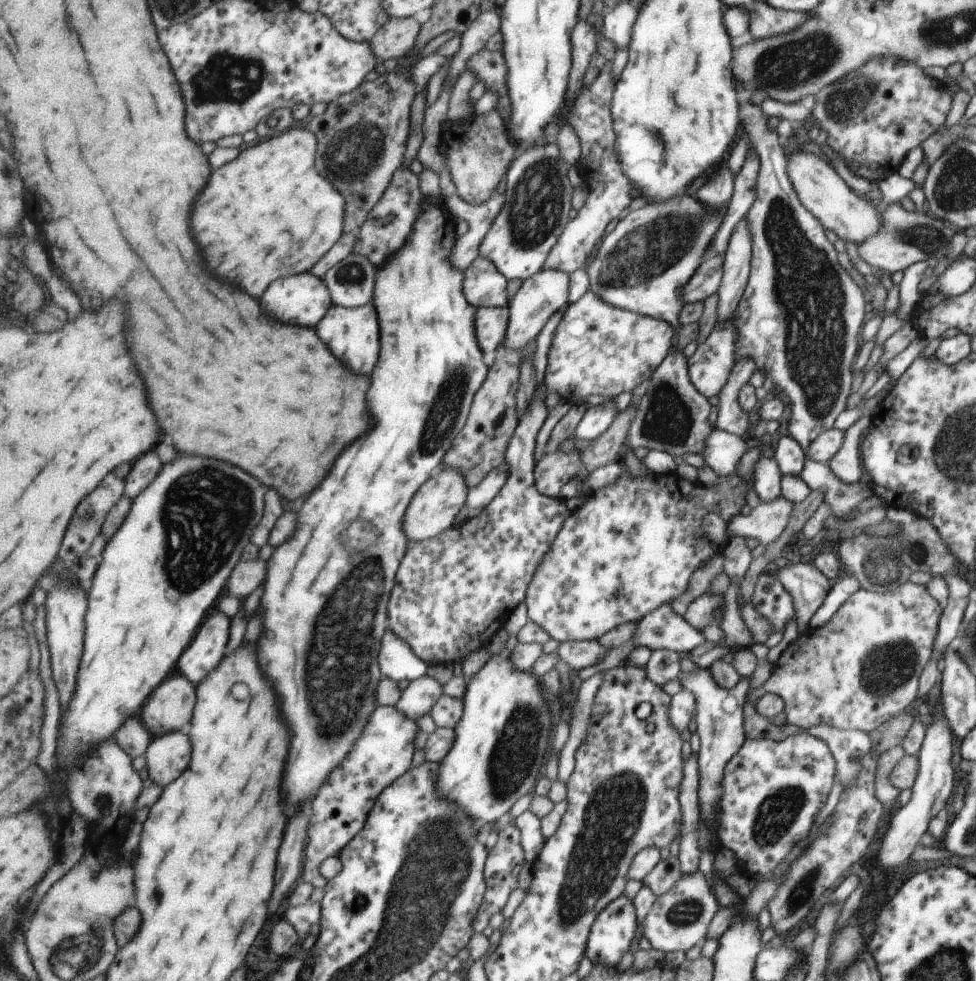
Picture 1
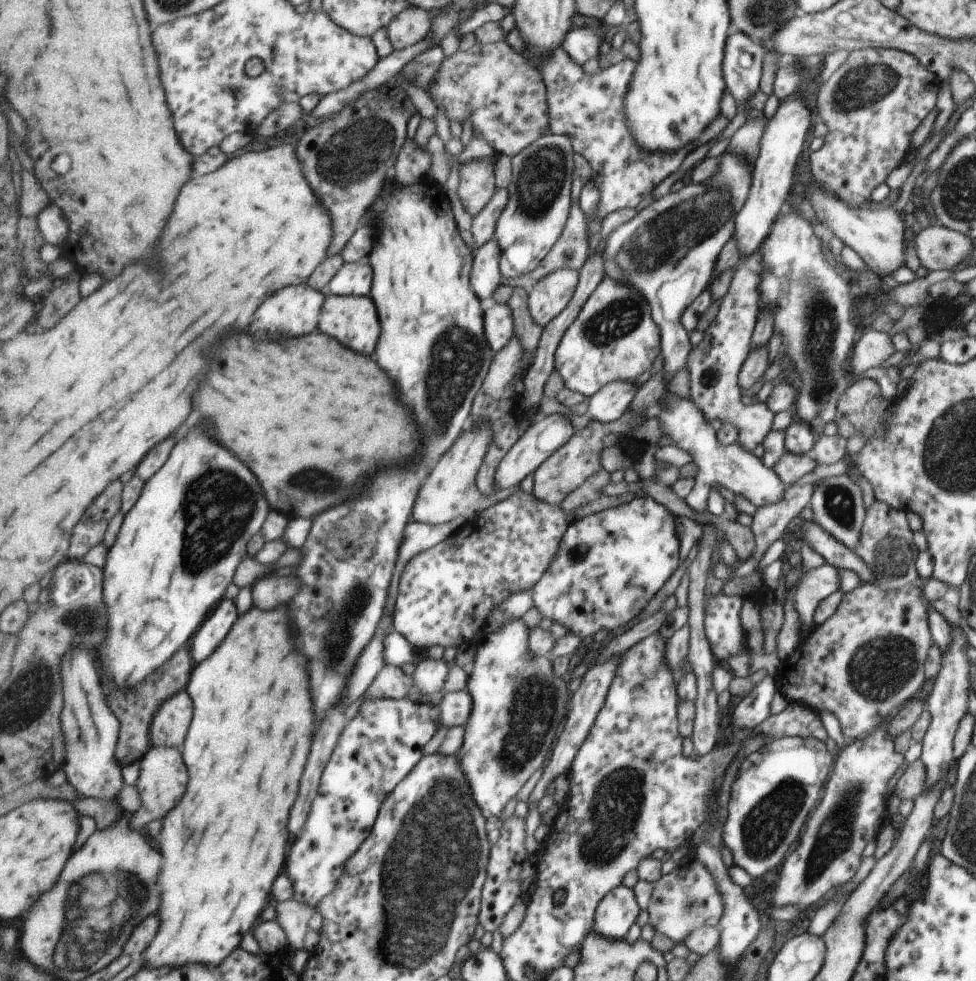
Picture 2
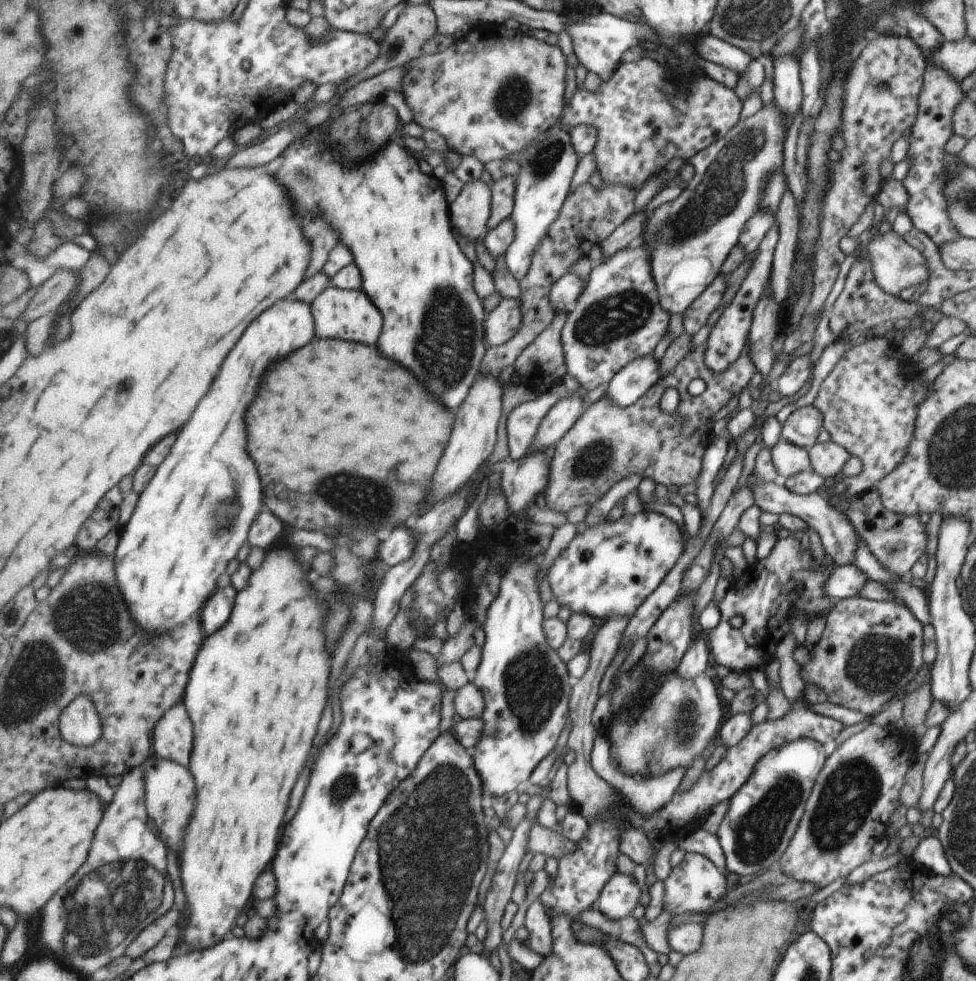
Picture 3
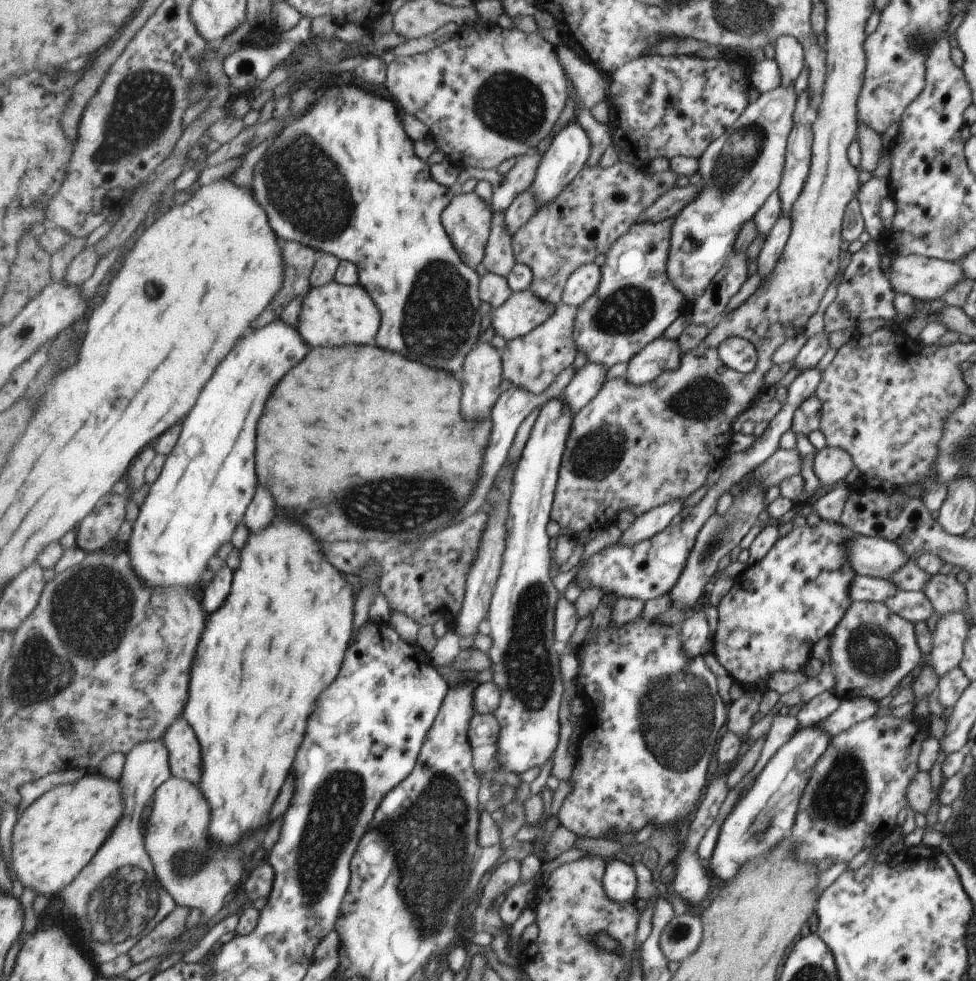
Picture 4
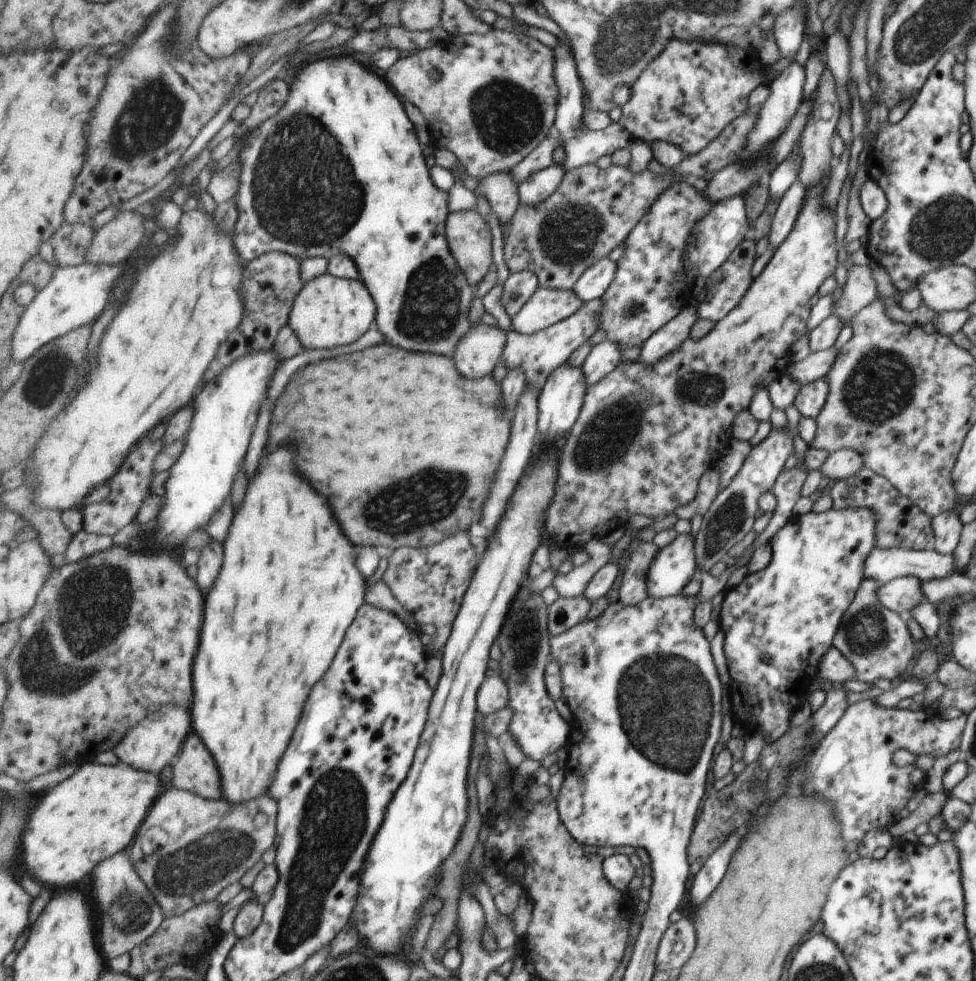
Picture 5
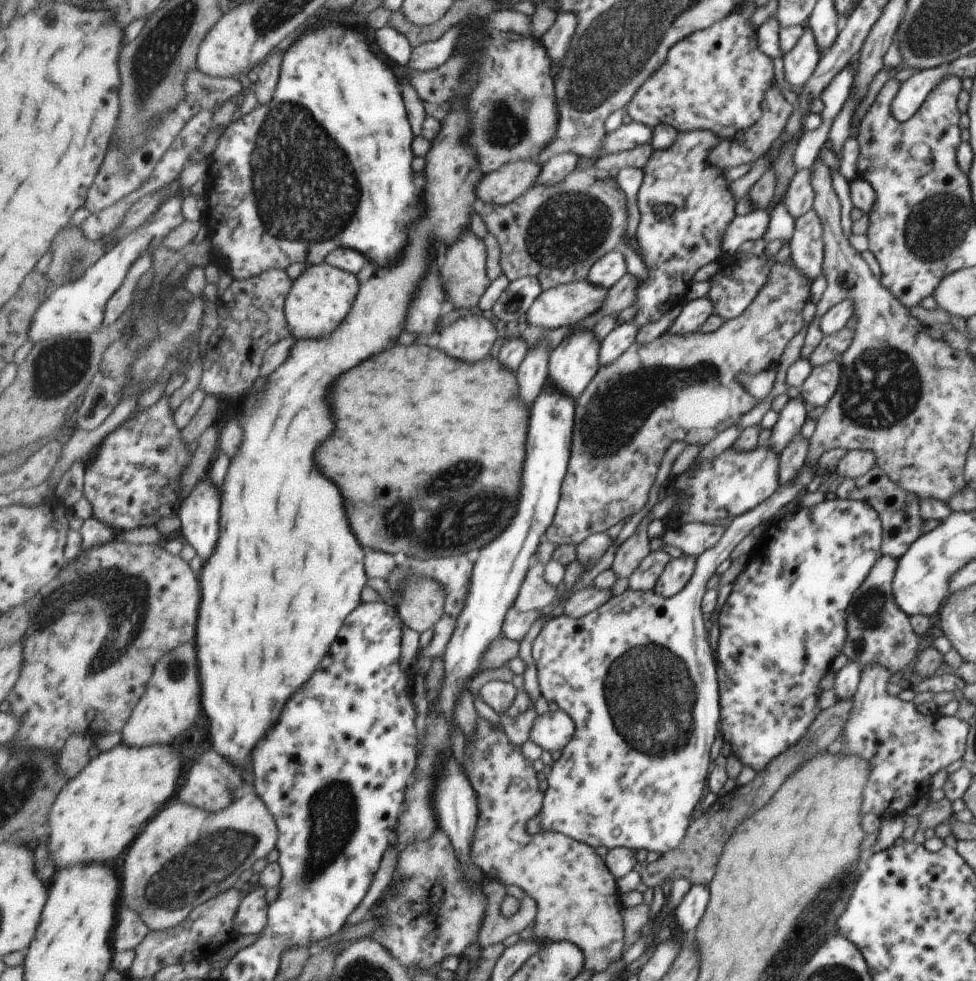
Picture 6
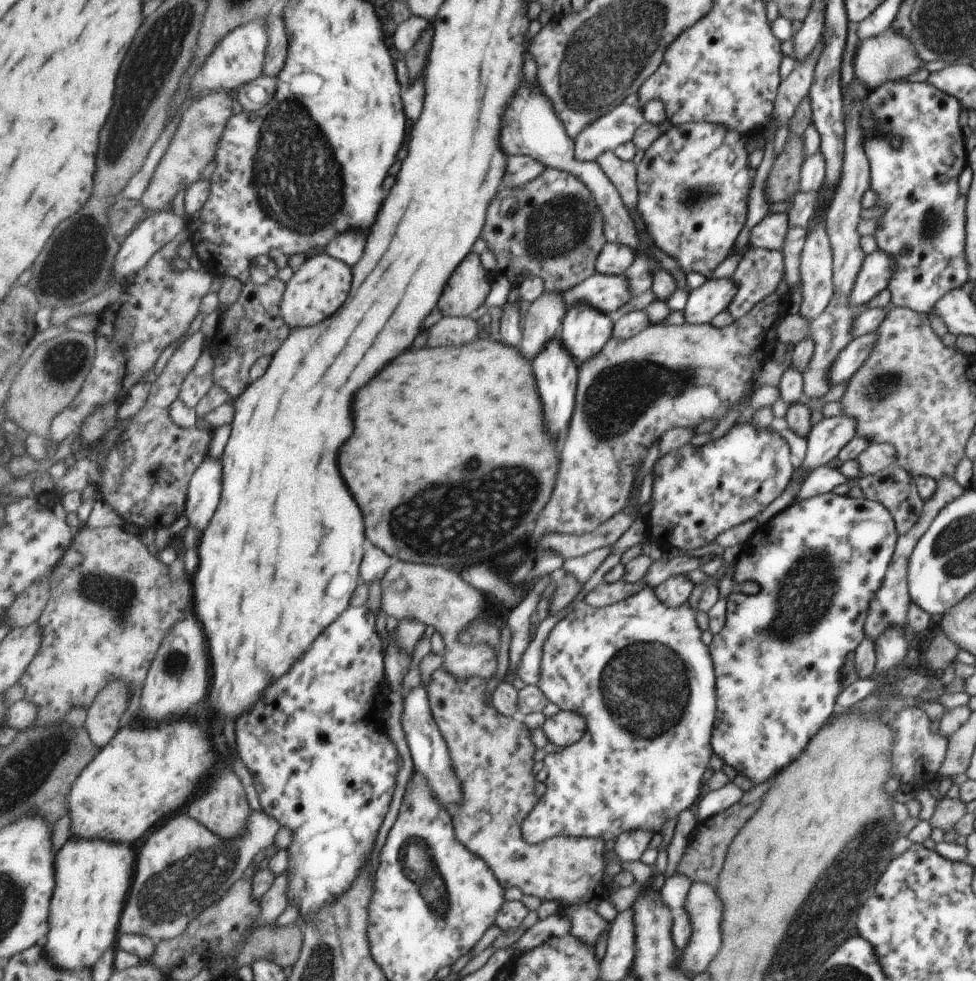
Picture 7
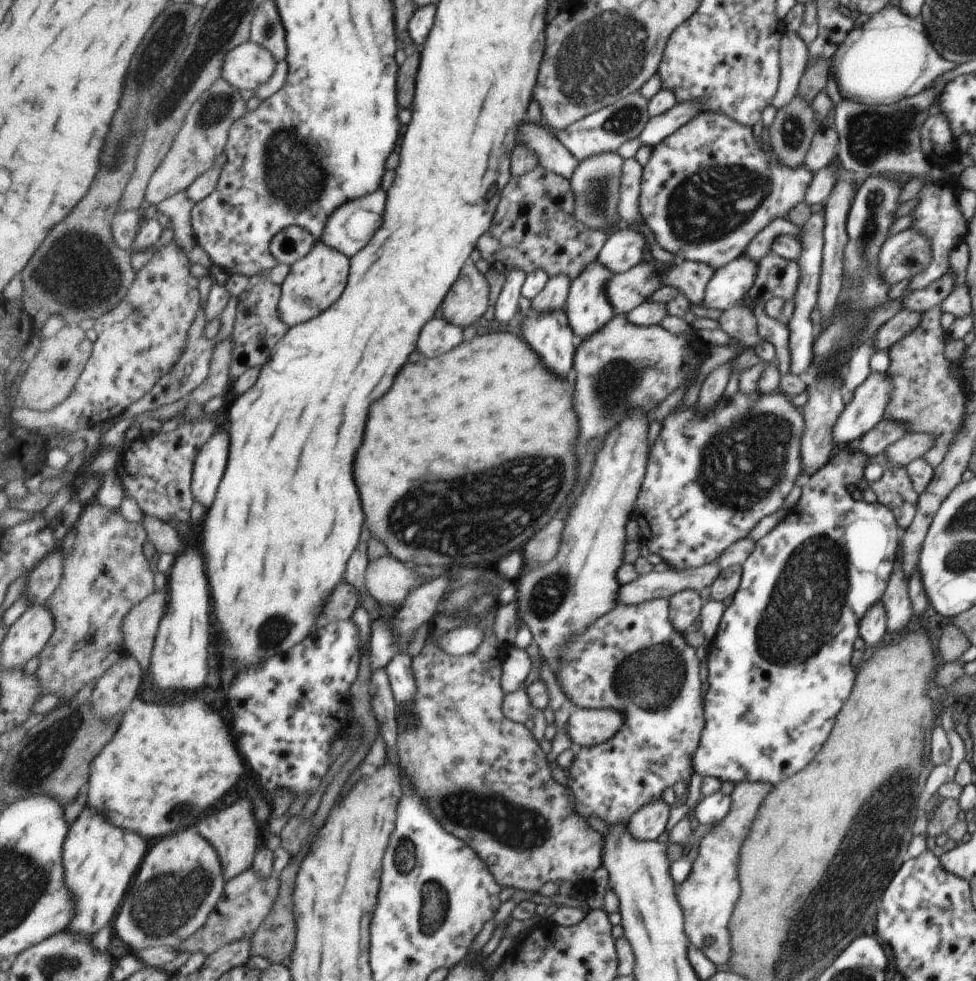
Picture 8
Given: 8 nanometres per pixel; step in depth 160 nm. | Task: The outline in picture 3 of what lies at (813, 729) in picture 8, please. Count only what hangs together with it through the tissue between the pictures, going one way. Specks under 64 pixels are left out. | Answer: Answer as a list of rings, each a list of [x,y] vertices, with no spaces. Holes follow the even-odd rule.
[[[792,535],[777,539],[769,554],[765,558],[756,559],[753,568],[749,566],[745,572],[741,573],[730,584],[717,604],[720,618],[717,625],[708,632],[711,661],[723,665],[735,674],[747,671],[747,668],[763,666],[767,662],[763,658],[769,654],[773,658],[775,644],[789,634],[789,618],[793,610],[799,608],[799,612],[803,612],[809,622],[820,615],[827,617],[834,608],[835,600],[824,593],[824,585],[834,568],[834,563],[821,566],[814,562],[809,549],[801,550],[799,541]],[[761,582],[765,582],[763,588],[761,588]],[[797,584],[801,584],[801,592],[795,589]],[[732,616],[743,618],[741,627],[733,628],[729,624],[729,618]]]

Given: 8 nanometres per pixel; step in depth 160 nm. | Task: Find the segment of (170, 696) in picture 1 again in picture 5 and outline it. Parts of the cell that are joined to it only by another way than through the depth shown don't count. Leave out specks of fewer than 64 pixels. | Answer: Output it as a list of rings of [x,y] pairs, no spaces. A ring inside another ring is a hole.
[[[191,734],[182,748],[181,754],[173,761],[172,786],[191,790],[205,798],[221,798],[221,774],[203,740],[197,738],[197,734]]]

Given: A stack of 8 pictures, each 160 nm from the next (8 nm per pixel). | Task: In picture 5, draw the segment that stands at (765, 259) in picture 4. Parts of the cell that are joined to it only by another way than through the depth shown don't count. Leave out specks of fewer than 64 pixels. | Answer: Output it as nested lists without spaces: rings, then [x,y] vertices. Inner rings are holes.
[[[797,181],[787,188],[783,196],[778,200],[767,235],[769,246],[778,247],[793,228],[799,209],[806,196],[806,190],[803,184]]]

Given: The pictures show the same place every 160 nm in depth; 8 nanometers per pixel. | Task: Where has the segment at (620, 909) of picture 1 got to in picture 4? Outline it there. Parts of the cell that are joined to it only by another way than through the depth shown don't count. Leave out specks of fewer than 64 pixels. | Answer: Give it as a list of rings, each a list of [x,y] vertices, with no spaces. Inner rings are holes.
[[[613,859],[606,863],[604,889],[617,902],[625,902],[634,898],[636,876],[631,864]]]

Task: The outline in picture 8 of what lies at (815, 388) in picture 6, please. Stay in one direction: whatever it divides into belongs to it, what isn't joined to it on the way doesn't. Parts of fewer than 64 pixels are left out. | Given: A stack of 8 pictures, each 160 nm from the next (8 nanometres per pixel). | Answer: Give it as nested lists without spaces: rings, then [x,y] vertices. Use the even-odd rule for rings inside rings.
[[[901,310],[895,316],[891,316],[884,324],[877,328],[875,338],[873,340],[874,352],[886,350],[901,340],[903,336],[907,336],[909,332],[913,332],[913,328],[919,324],[919,312],[909,312],[909,310]]]

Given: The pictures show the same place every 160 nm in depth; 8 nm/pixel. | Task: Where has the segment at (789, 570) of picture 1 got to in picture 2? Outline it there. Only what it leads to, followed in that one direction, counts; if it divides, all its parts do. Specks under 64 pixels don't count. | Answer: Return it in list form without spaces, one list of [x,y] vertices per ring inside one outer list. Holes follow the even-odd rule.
[[[827,563],[800,576],[793,602],[800,622],[807,626],[812,623],[811,617],[819,600],[835,592],[840,585],[840,580],[838,570]]]

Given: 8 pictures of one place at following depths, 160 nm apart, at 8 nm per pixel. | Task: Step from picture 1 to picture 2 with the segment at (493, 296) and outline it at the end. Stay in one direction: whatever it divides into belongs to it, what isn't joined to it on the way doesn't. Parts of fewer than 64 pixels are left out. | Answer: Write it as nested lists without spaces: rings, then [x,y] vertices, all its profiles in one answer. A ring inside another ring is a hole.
[[[493,238],[475,252],[474,270],[470,281],[479,298],[489,298],[501,284],[502,272],[500,260],[502,255],[500,242]]]

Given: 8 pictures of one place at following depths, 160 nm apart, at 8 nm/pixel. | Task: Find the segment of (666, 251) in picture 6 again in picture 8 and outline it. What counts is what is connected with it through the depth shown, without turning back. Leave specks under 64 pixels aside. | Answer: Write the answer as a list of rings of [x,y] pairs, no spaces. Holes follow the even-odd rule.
[[[699,112],[650,150],[640,176],[638,213],[663,250],[678,260],[708,264],[715,270],[743,256],[743,249],[759,230],[771,220],[783,218],[797,202],[803,201],[804,190],[813,174],[804,165],[799,168],[781,166],[775,154],[767,152],[763,142],[753,136],[750,126],[741,126],[723,114]]]

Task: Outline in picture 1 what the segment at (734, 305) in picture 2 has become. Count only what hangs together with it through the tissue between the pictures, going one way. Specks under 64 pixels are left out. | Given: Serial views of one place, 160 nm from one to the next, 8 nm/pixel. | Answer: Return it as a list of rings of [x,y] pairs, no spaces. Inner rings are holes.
[[[732,318],[723,326],[716,323],[707,340],[686,358],[689,381],[705,399],[716,396],[727,382],[735,362],[735,336]]]

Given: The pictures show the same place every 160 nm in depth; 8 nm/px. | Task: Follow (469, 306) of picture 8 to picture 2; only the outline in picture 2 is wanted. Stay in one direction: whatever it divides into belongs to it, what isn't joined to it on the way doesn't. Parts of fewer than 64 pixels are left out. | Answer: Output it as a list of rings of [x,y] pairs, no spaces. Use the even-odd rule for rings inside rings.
[[[495,153],[483,161],[471,162],[461,166],[457,193],[465,211],[472,218],[478,216],[496,195]]]

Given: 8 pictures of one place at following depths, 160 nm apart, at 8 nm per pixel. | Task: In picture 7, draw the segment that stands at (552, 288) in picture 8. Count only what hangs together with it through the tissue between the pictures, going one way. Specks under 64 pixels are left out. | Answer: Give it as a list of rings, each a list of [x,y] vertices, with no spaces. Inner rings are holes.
[[[546,290],[530,304],[525,313],[524,338],[519,348],[531,362],[552,338],[560,338],[567,311],[563,291]]]

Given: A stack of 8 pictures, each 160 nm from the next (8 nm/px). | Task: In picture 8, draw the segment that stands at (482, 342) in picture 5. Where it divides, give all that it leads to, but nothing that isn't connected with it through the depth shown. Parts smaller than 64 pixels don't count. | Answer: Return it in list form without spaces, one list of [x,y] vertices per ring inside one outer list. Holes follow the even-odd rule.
[[[435,318],[423,328],[423,334],[419,336],[419,352],[423,352],[429,358],[435,358],[443,352],[451,352],[462,342],[463,329],[461,327],[443,318]]]

